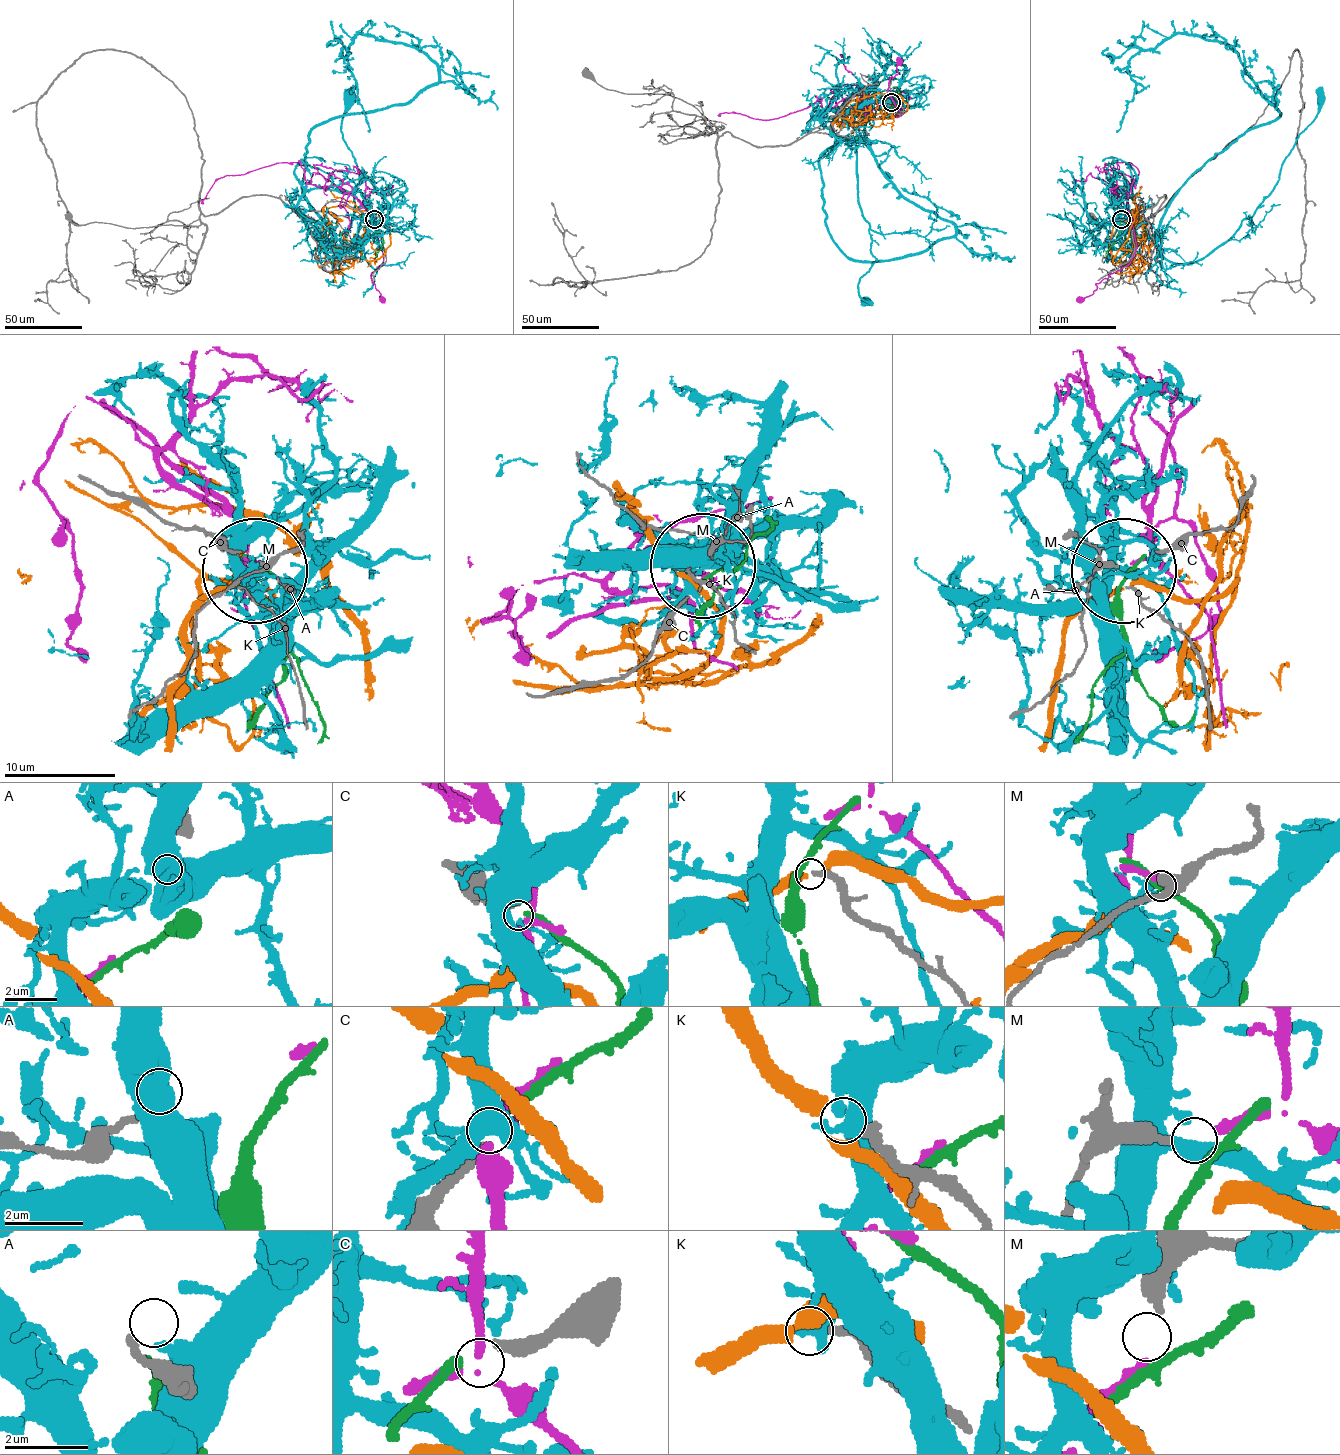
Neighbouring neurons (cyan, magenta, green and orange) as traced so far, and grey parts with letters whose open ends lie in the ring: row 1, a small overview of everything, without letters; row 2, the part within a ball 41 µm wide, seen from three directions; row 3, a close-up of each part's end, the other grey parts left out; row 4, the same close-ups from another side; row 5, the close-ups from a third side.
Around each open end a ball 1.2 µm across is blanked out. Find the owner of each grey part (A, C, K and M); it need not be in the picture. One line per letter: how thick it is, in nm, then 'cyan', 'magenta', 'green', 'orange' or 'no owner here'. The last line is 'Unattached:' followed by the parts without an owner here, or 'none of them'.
A: calibre 200 nm; no owner here
C: calibre 320 nm; green
K: calibre 220 nm; orange
M: calibre 320 nm; magenta
Unattached: A

